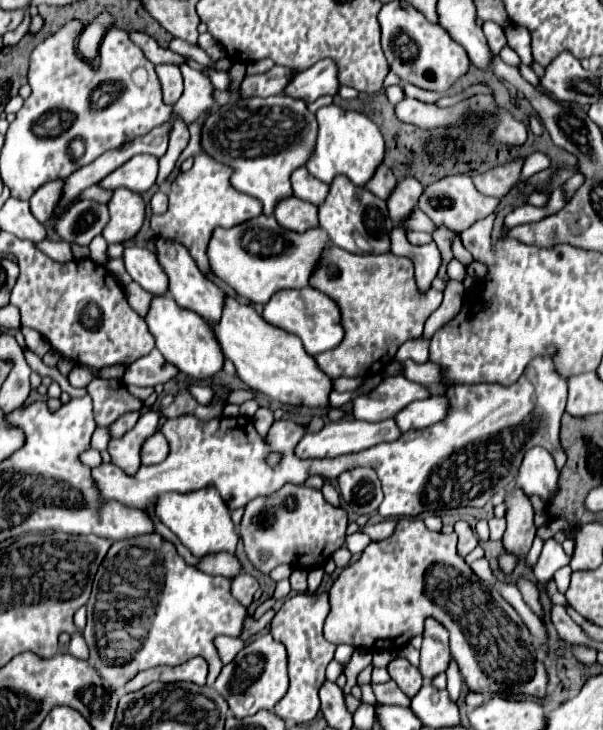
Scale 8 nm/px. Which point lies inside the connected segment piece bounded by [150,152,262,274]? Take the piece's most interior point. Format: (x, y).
(202, 198)

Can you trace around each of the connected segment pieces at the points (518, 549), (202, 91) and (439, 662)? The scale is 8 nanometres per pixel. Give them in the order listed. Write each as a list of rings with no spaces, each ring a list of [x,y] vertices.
[[[510,490],[506,494],[506,520],[508,528],[504,532],[504,548],[512,550],[520,556],[526,556],[530,550],[530,544],[536,536],[536,526],[534,526],[534,508],[526,496],[520,496],[520,492]]]
[[[186,62],[180,64],[180,70],[184,76],[184,94],[173,105],[173,112],[174,116],[178,114],[186,124],[189,124],[213,108],[214,86],[202,72],[190,68]]]
[[[426,618],[422,636],[424,636],[424,642],[420,650],[420,672],[426,680],[432,680],[432,676],[448,668],[448,662],[452,658],[448,630],[434,618]]]

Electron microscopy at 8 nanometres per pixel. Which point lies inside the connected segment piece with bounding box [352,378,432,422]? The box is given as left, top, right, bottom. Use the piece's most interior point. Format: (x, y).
(389, 397)

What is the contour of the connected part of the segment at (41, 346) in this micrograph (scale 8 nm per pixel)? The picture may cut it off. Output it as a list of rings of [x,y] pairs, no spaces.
[[[22,328],[22,334],[24,334],[24,338],[26,338],[26,346],[28,346],[36,356],[42,358],[42,356],[50,350],[48,340],[46,340],[42,334],[38,334],[36,330],[32,330],[32,328]]]

